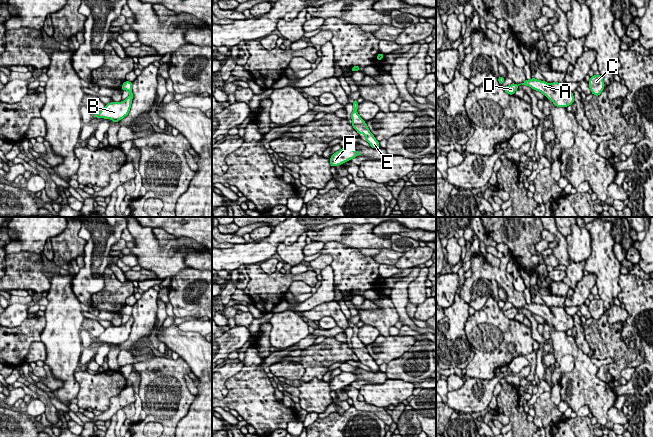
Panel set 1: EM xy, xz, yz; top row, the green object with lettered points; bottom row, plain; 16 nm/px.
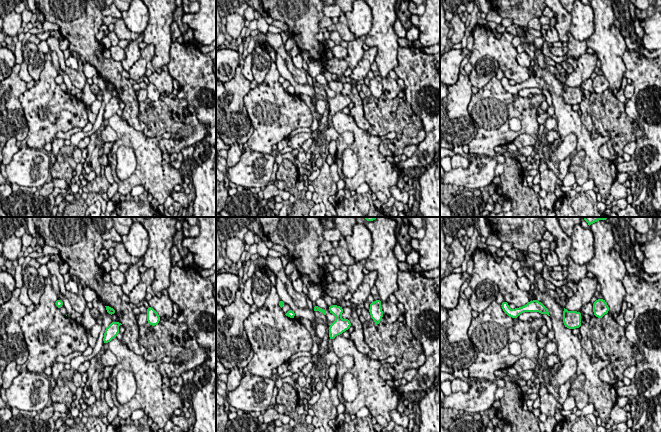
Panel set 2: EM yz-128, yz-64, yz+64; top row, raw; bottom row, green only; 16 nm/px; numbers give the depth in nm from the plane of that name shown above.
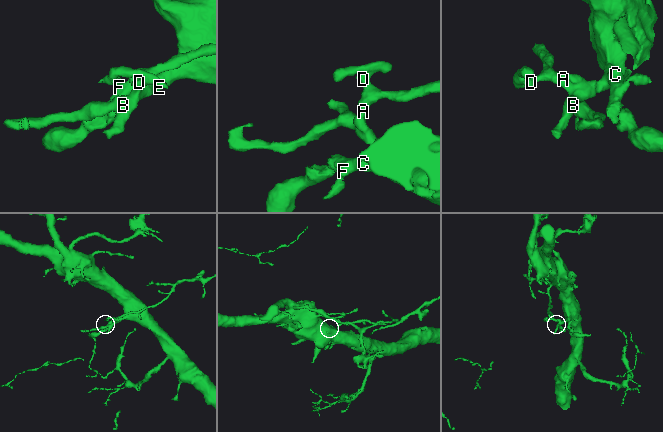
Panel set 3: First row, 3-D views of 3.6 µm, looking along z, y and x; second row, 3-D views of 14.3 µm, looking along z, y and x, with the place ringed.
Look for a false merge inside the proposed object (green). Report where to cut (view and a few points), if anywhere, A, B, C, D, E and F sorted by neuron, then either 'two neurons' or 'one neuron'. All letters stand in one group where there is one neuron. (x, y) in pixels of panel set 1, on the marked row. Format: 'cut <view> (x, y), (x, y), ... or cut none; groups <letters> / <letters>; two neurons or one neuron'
cut none; groups A B C D E F; one neuron

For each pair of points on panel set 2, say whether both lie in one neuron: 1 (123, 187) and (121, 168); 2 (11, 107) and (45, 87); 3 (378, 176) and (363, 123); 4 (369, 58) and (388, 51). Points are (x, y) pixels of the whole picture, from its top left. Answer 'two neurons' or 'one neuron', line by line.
1: two neurons
2: two neurons
3: two neurons
4: two neurons

